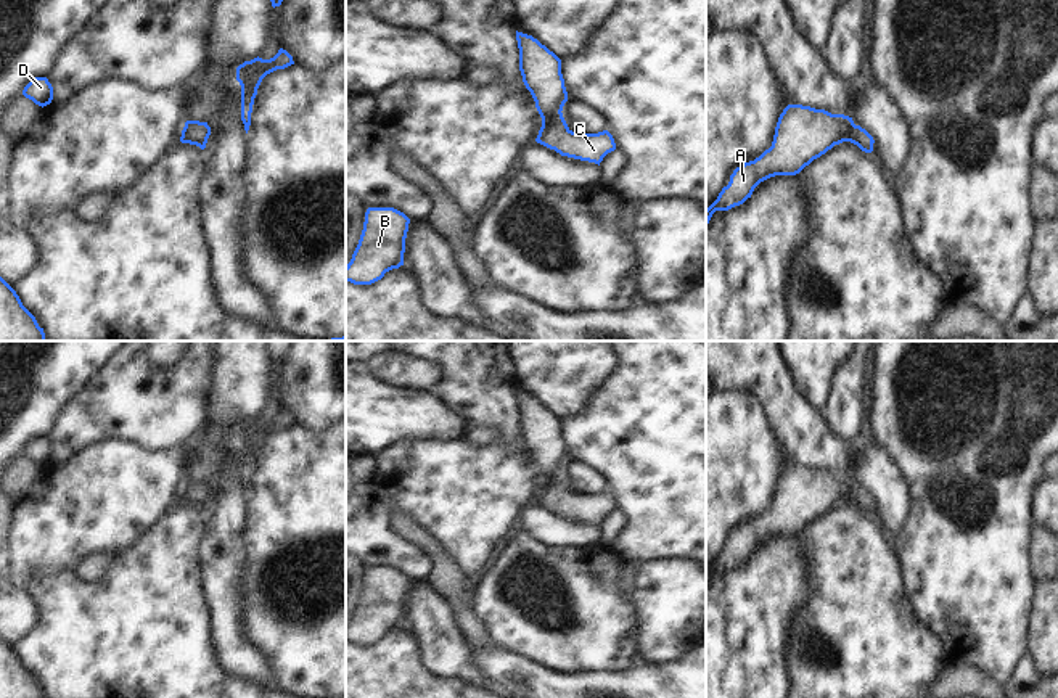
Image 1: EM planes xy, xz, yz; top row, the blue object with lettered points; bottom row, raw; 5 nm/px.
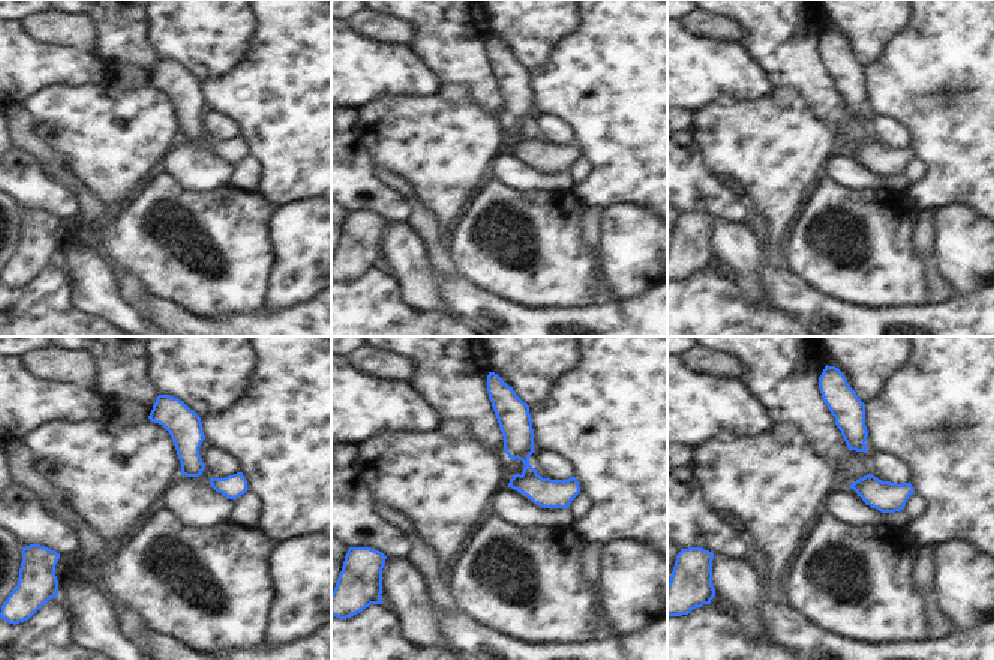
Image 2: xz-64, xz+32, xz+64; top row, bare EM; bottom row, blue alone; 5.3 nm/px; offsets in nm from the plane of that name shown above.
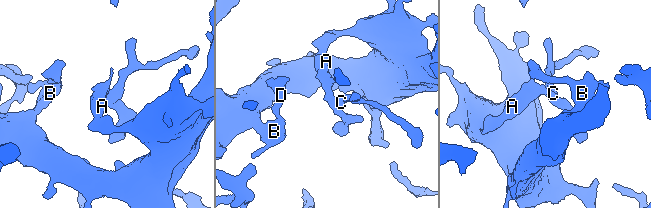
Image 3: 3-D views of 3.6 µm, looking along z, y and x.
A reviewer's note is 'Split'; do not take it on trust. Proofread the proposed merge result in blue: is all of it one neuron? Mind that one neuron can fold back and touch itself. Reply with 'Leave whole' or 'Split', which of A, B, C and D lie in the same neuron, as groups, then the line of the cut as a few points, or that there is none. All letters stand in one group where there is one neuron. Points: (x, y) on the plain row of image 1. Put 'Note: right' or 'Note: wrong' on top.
Note: wrong
Leave whole. Groups: A B C D. No split.

